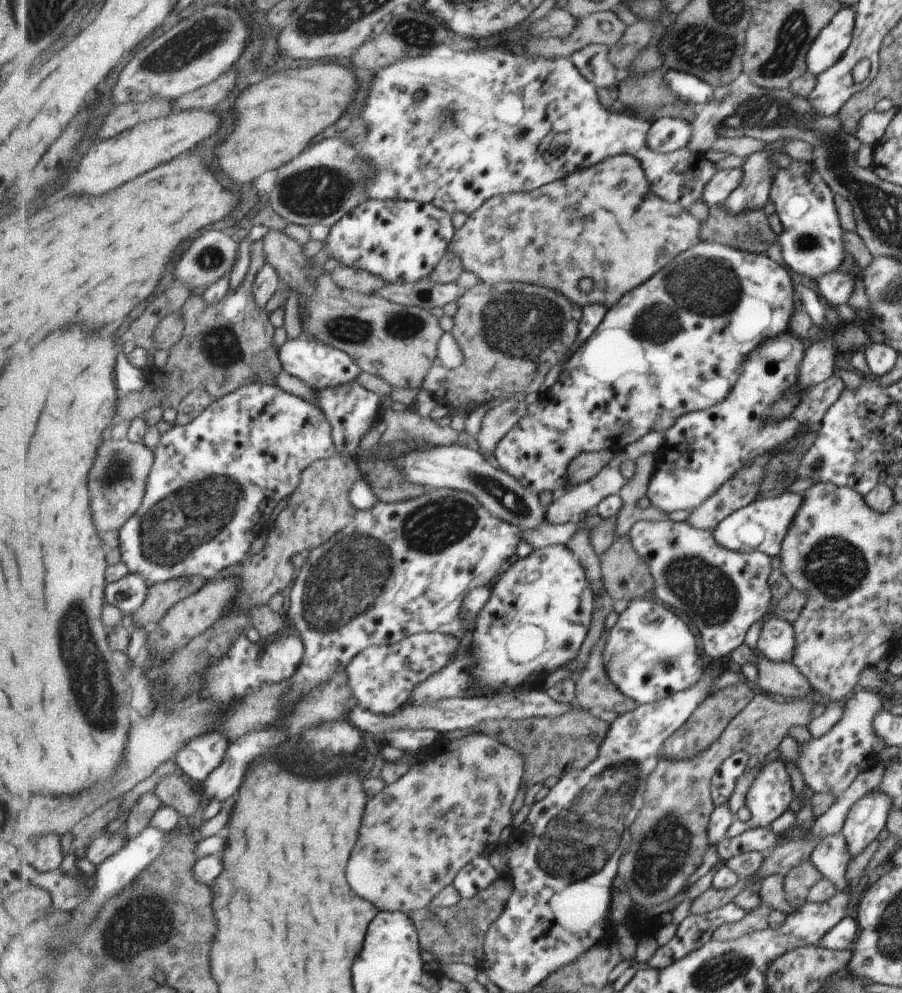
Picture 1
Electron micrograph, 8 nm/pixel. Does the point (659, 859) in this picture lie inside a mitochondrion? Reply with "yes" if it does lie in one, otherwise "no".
yes

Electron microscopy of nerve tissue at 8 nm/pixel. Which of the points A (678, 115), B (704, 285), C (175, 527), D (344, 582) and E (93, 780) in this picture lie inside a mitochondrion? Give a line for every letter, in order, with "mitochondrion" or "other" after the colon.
A: other
B: mitochondrion
C: mitochondrion
D: mitochondrion
E: other

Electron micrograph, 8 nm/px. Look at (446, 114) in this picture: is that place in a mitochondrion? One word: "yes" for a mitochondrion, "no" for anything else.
yes

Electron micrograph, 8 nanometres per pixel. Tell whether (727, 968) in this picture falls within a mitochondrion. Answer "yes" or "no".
yes

